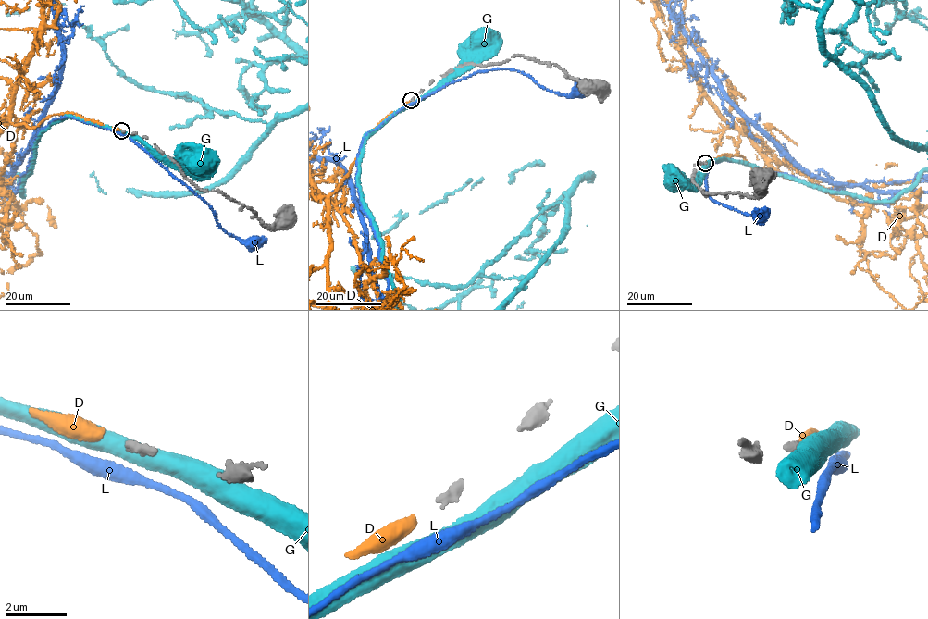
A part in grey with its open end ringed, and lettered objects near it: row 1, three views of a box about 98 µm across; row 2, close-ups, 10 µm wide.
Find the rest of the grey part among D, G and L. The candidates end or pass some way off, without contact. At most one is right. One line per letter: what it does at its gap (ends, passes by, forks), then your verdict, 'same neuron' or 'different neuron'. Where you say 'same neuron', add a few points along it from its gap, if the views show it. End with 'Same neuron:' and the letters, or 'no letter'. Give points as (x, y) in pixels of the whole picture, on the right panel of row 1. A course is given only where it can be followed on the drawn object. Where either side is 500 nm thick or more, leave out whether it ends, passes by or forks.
D: it ends there; same neuron
G: different neuron
L: it passes by; different neuron
Same neuron: D

